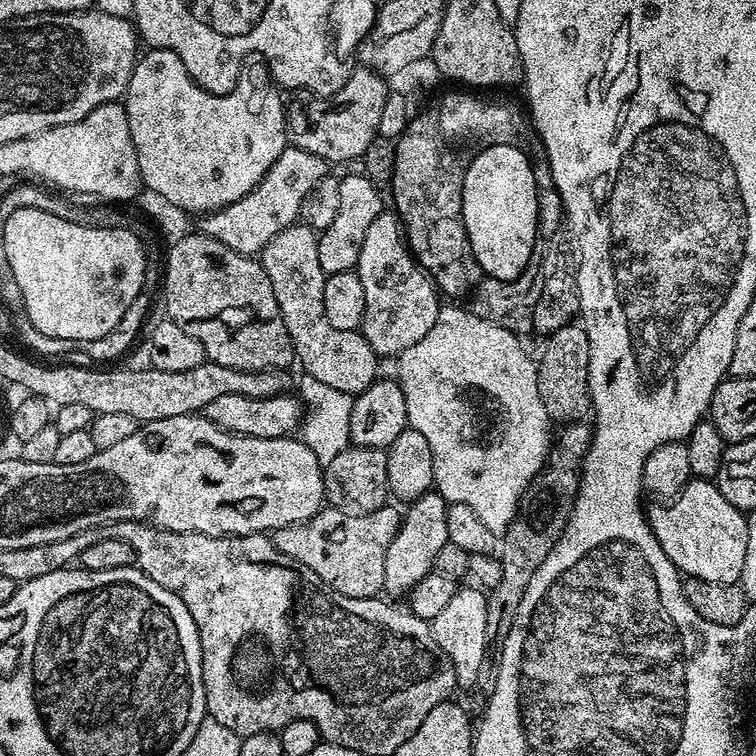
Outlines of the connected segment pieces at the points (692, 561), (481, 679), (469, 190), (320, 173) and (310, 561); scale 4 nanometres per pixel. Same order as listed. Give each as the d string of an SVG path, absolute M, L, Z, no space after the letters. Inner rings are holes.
M699 478L689 480L677 496L667 502L656 502L653 508L647 509L646 515L654 538L658 538L658 546L662 546L666 558L674 562L677 572L685 577L702 578L706 582L734 584L739 581L746 562L746 542L750 539L748 516L741 509L730 506L713 481Z
M573 422L563 425L559 430L561 432L555 433L554 443L549 451L548 463L532 479L528 489L522 494L517 518L509 528L505 528L502 543L498 548L500 581L493 586L492 592L487 593L488 601L486 602L486 638L492 647L489 647L488 653L482 658L482 666L478 669L478 678L475 683L475 687L481 688L484 694L491 694L498 682L498 670L502 662L502 650L499 645L503 644L506 634L510 634L510 626L514 626L514 614L518 614L518 606L522 603L522 594L526 594L526 586L530 586L530 578L534 578L534 570L538 570L538 566L542 566L546 554L550 554L550 550L558 542L560 535L564 533L564 528L572 513L572 507L576 505L576 492L580 488L580 469L592 441L592 429L587 423Z
M489 143L481 148L484 149L472 161L469 159L464 169L462 210L464 211L466 234L474 258L485 277L492 277L498 281L513 280L524 272L535 246L539 210L534 164L531 159L528 161L527 154L523 152L525 149L515 144Z
M286 147L250 194L238 198L238 202L230 202L230 206L219 208L217 212L207 213L201 219L204 221L198 224L199 231L230 246L230 250L255 257L264 251L274 234L282 234L282 230L301 219L300 211L308 195L323 182L328 168L329 161L318 158L318 154L310 154L310 150Z
M389 502L383 508L373 512L359 512L356 516L347 516L342 510L325 506L320 509L320 513L311 516L302 524L292 524L289 528L275 529L274 543L278 550L282 550L282 554L310 566L310 570L314 570L314 574L318 574L318 578L329 584L338 594L346 594L350 598L371 600L381 595L386 550L390 546L394 534L398 534L400 529L402 512L395 506L397 507L395 503Z

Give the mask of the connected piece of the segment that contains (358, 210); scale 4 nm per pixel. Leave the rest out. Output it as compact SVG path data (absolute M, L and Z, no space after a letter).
M362 174L344 176L336 188L336 213L332 221L325 226L324 232L318 236L318 262L322 262L322 270L329 276L339 272L351 272L358 262L358 254L362 254L362 241L366 239L366 230L370 230L370 222L378 218L382 211L380 204L381 189L370 182Z

